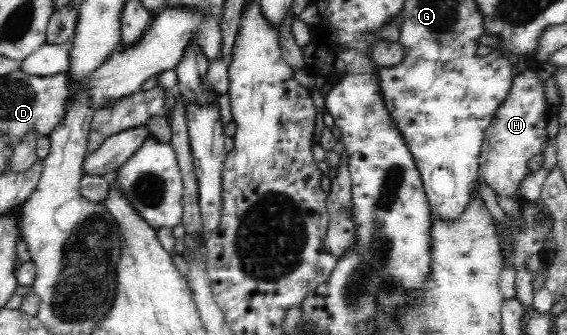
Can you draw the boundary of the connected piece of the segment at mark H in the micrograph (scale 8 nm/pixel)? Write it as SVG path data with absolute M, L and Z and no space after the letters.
M528 67L525 72L520 73L512 80L510 94L506 101L500 105L495 118L484 134L484 141L480 149L481 181L487 183L493 189L495 195L504 197L515 196L516 201L523 205L526 200L519 197L519 189L522 180L531 171L527 166L528 160L541 151L543 143L549 137L546 125L550 117L548 102L544 94L544 83L538 80L536 67Z

